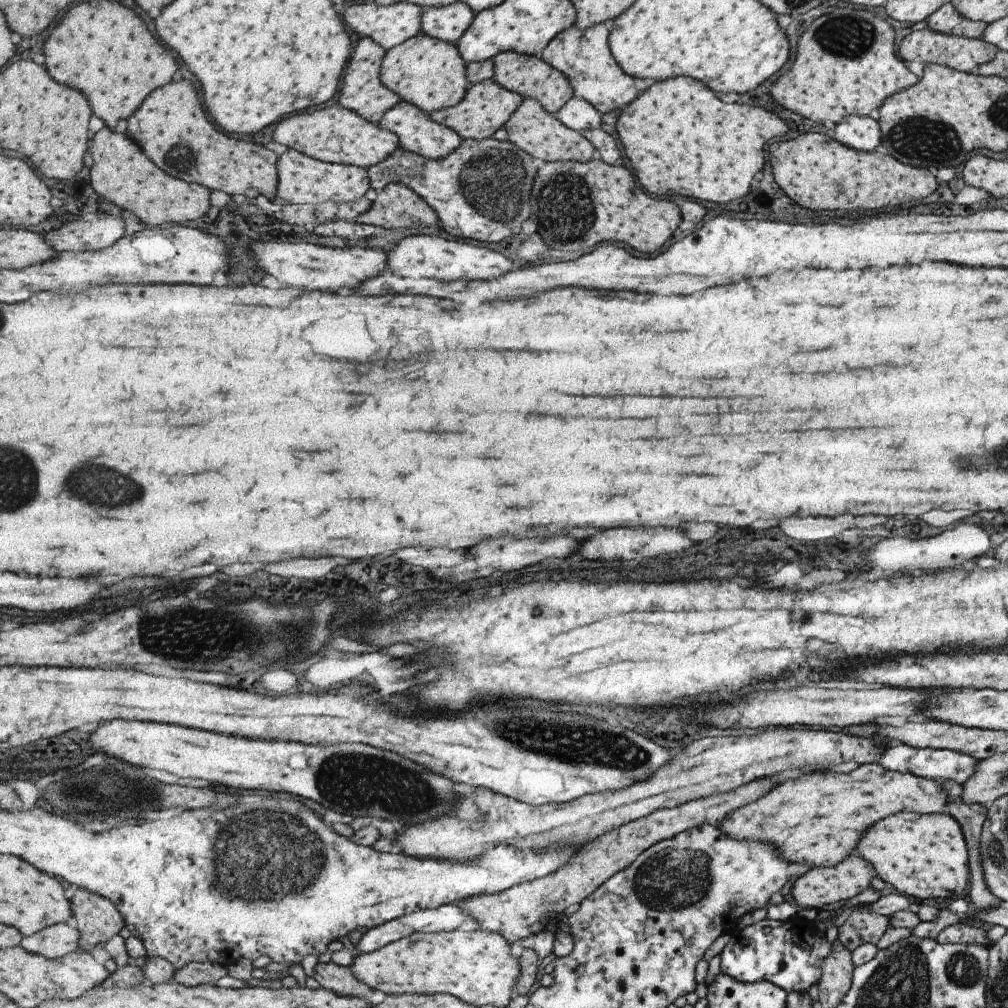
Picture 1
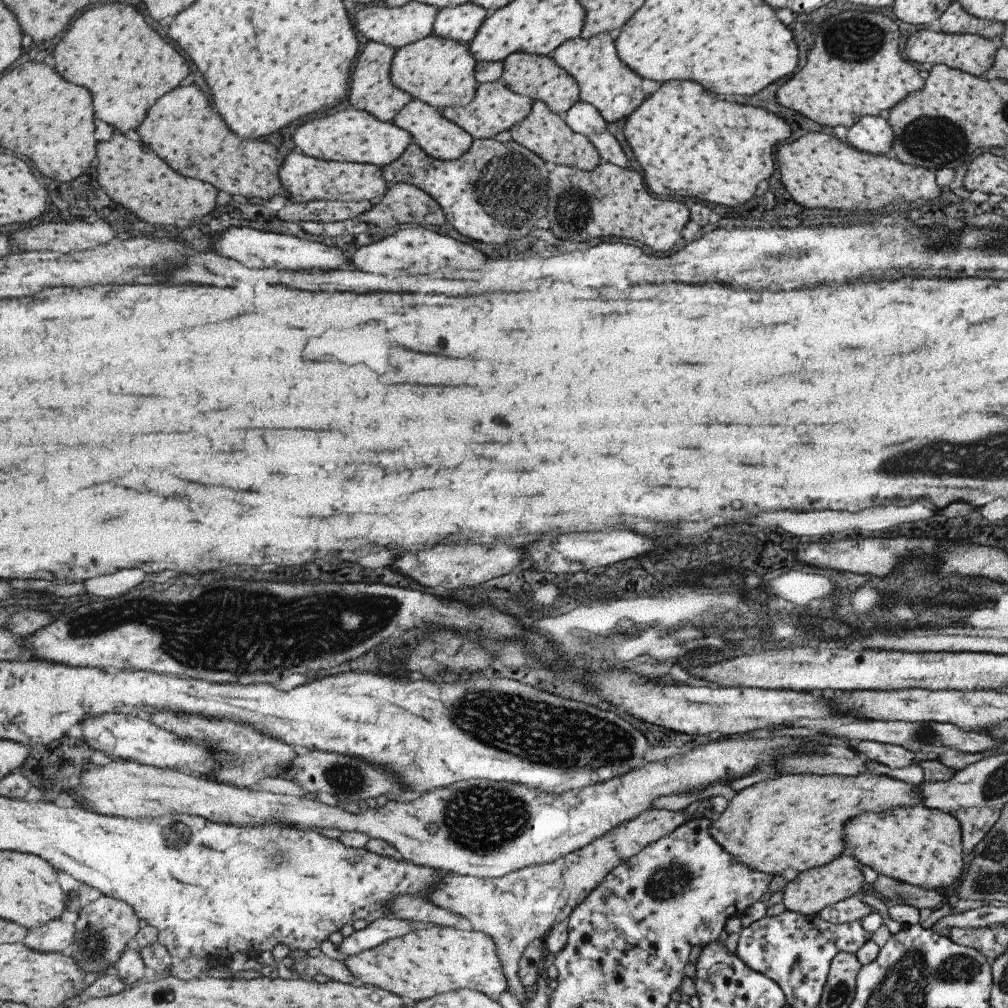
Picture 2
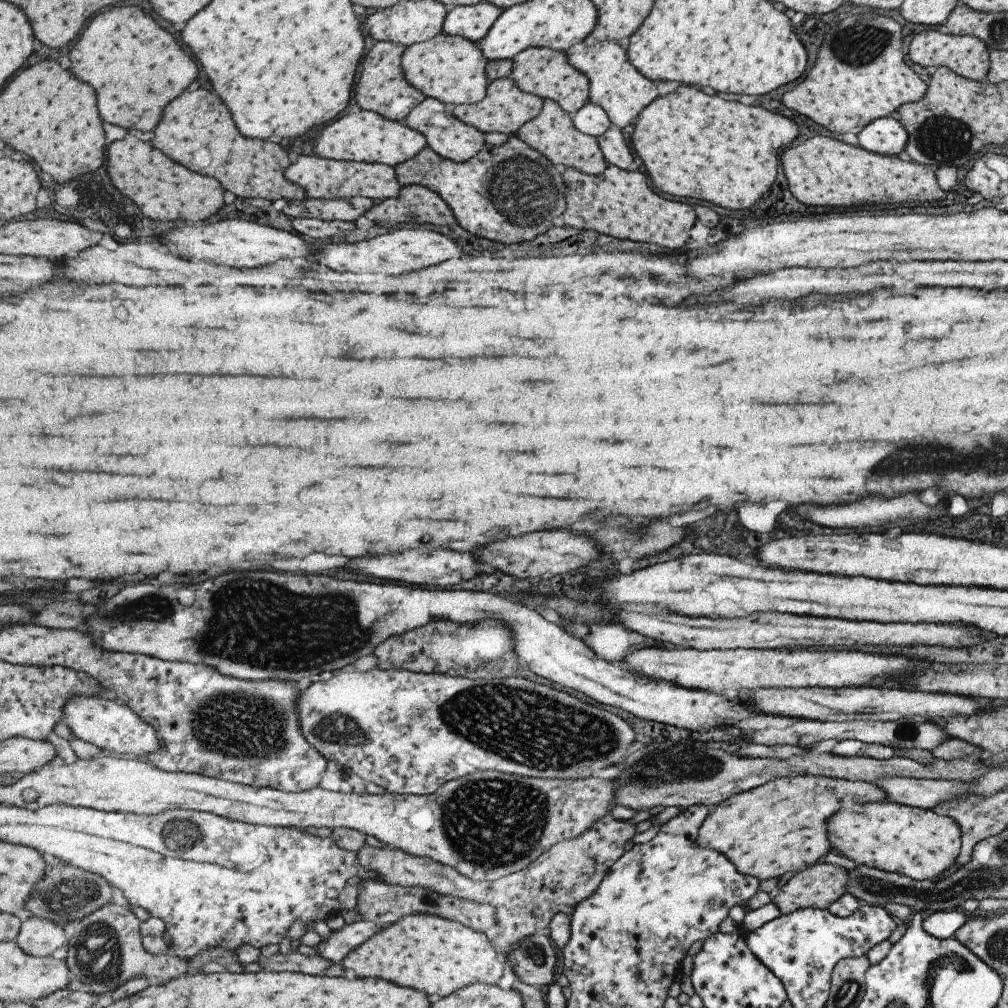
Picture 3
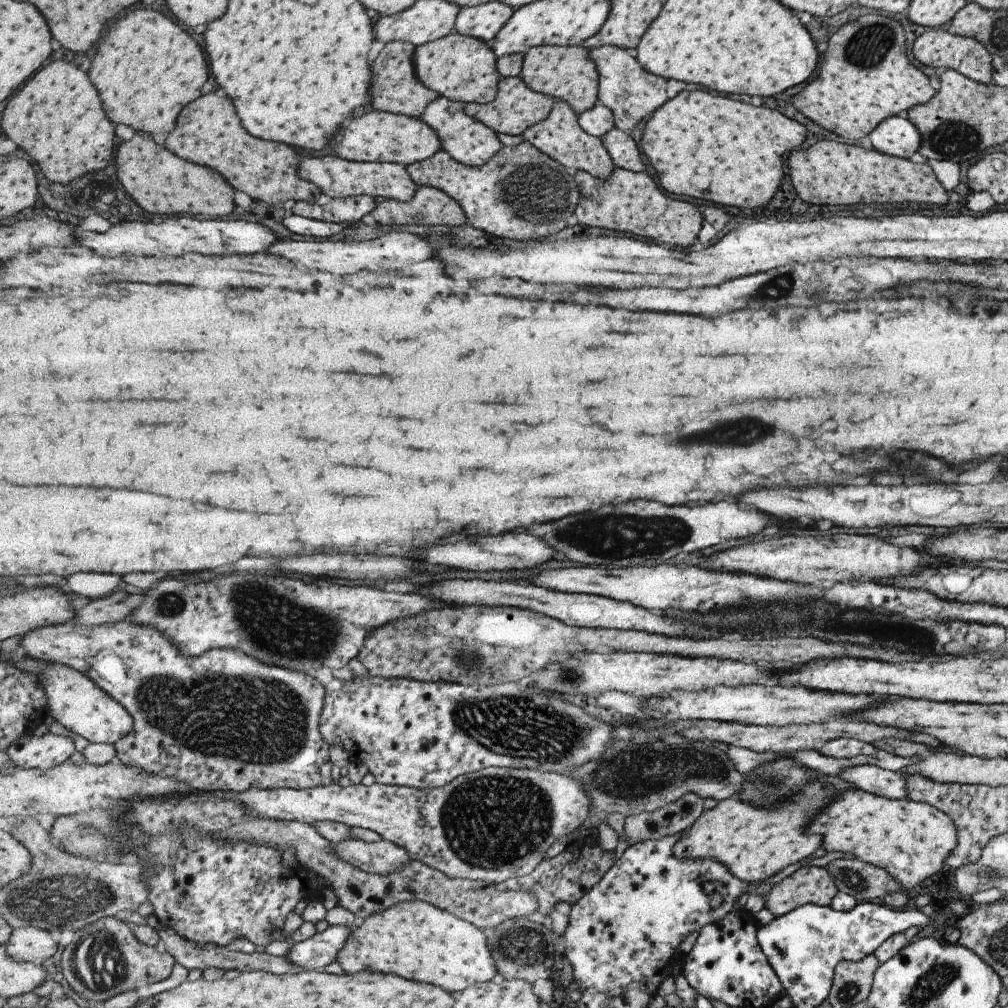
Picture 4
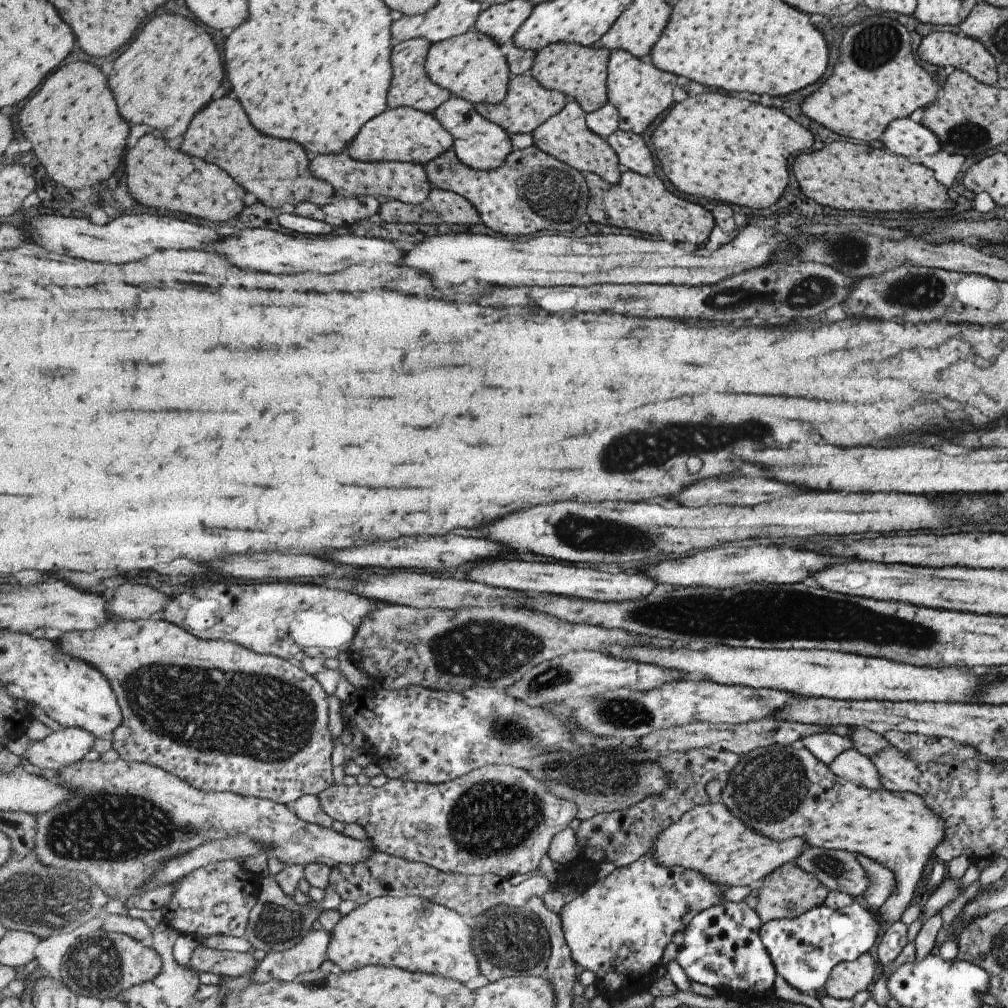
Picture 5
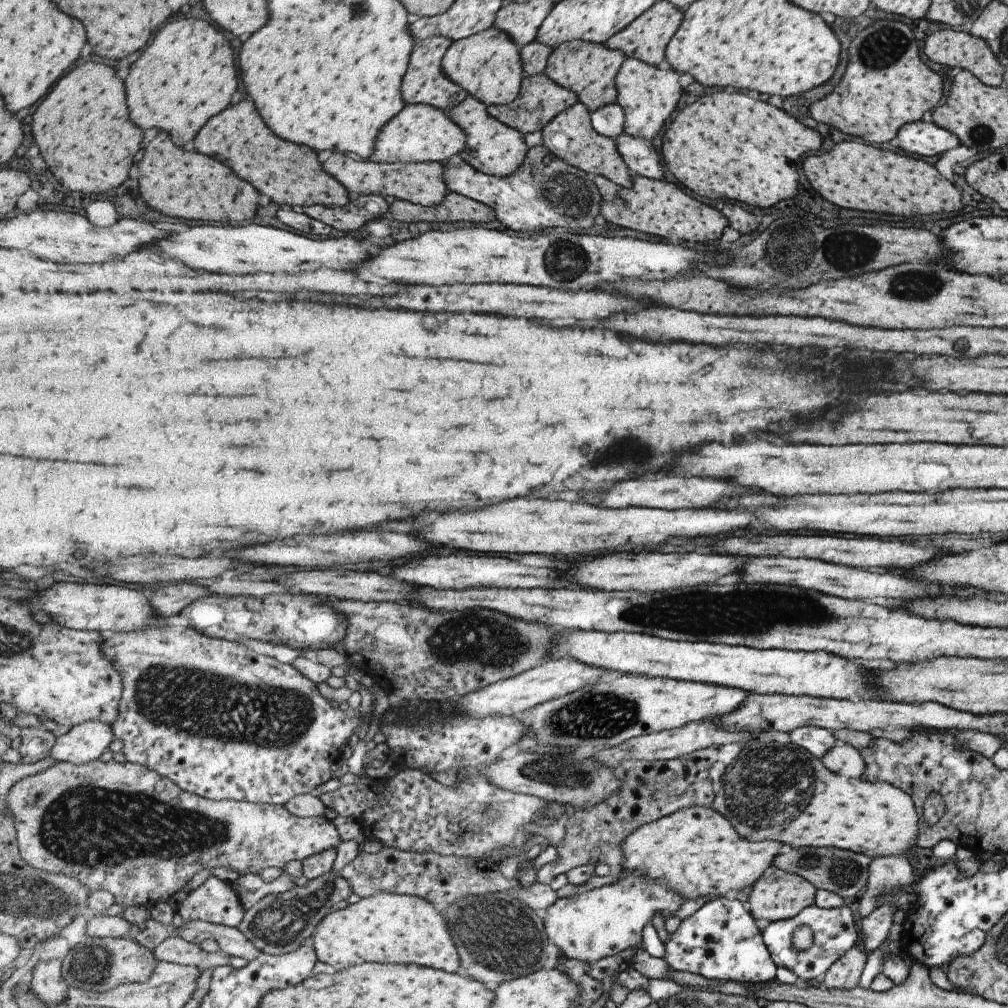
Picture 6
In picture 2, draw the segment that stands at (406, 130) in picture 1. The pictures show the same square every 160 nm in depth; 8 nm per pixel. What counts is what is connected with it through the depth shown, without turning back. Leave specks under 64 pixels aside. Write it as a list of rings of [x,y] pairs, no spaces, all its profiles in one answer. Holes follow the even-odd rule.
[[[413,99],[394,118],[394,123],[414,136],[415,142],[426,150],[428,155],[444,161],[461,158],[474,144],[474,135],[469,134],[462,126],[449,120],[441,110],[419,99]]]

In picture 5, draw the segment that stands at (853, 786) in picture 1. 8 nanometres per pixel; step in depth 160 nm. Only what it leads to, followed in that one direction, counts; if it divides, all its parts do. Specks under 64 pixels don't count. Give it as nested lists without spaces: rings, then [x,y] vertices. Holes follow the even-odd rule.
[[[719,801],[695,806],[655,838],[653,858],[659,866],[681,866],[703,874],[723,887],[749,886],[767,877],[775,868],[794,862],[806,843],[794,837],[783,841],[765,838],[748,828]]]

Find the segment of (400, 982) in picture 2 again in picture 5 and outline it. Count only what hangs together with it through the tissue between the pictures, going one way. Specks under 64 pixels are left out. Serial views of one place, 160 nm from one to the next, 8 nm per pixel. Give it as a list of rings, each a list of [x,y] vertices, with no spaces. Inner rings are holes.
[[[417,895],[374,898],[340,918],[331,930],[333,938],[331,938],[327,956],[341,971],[349,972],[349,970],[357,970],[367,965],[383,964],[383,966],[397,966],[397,968],[405,968],[413,972],[443,974],[447,978],[469,982],[479,976],[479,960],[474,952],[475,938],[471,938],[471,926],[461,915],[459,911],[451,907]]]

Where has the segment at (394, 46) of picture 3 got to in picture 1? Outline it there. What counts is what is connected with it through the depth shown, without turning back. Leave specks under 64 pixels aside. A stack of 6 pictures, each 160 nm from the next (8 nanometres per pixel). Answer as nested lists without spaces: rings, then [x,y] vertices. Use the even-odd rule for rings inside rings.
[[[363,37],[355,49],[354,57],[347,67],[347,74],[343,79],[343,88],[338,104],[363,115],[363,118],[372,123],[380,123],[383,117],[403,99],[392,90],[389,90],[382,81],[382,64],[386,58],[386,50],[375,39]]]

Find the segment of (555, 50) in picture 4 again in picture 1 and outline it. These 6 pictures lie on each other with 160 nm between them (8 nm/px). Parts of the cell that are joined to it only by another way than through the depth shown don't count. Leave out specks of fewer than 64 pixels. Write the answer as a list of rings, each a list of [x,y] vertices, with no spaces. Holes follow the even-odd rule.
[[[505,51],[494,58],[495,76],[494,79],[506,89],[515,91],[525,99],[531,97],[542,102],[545,110],[556,115],[571,98],[575,97],[574,87],[562,71],[550,66],[542,56],[519,54],[515,51]]]

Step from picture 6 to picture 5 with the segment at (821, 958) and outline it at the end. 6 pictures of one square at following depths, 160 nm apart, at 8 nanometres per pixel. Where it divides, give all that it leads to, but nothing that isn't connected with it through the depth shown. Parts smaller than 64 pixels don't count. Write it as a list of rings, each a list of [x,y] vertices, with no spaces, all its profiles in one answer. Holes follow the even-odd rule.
[[[857,902],[840,910],[821,905],[794,918],[761,923],[758,934],[776,974],[799,993],[815,996],[825,986],[833,966],[859,958],[875,944],[879,928],[876,919]]]

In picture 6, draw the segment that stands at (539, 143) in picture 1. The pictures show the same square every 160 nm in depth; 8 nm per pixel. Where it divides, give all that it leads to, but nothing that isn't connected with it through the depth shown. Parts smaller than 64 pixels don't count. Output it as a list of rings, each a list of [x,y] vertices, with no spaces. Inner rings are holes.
[[[581,101],[558,114],[542,131],[543,144],[565,162],[580,168],[583,172],[601,175],[617,186],[631,186],[632,178],[622,156],[611,137],[604,137],[590,125],[590,111]]]

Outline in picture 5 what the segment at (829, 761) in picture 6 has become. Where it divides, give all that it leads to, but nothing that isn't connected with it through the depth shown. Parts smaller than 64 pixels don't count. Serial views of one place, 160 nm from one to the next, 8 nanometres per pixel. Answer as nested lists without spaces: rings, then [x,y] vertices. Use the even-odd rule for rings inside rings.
[[[851,747],[840,752],[828,765],[832,774],[851,784],[869,790],[881,790],[879,774],[866,756]]]

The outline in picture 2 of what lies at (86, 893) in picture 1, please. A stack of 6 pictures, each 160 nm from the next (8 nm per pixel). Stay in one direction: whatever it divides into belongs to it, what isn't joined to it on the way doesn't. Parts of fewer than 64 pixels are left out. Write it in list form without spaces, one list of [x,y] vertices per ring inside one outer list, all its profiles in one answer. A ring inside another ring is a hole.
[[[103,895],[91,901],[79,911],[76,925],[76,937],[71,946],[70,955],[75,962],[88,972],[105,972],[105,967],[116,966],[129,947],[134,945],[137,933],[140,931],[139,915],[136,910],[124,900]]]

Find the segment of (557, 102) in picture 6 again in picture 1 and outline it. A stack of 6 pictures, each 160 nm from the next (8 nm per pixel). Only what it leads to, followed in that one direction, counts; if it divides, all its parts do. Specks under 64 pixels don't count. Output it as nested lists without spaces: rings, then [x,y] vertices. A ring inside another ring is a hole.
[[[493,78],[472,85],[457,106],[436,110],[431,115],[435,122],[456,130],[463,139],[482,141],[493,136],[499,128],[505,127],[524,100],[522,95],[506,89]]]

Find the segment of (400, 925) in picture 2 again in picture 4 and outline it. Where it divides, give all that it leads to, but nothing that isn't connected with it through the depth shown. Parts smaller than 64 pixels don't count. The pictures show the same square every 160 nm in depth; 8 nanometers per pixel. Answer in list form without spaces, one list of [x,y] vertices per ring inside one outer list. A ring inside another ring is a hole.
[[[328,926],[325,931],[315,933],[304,942],[295,943],[287,958],[299,969],[320,971],[331,962],[337,961],[352,933],[352,927]]]

